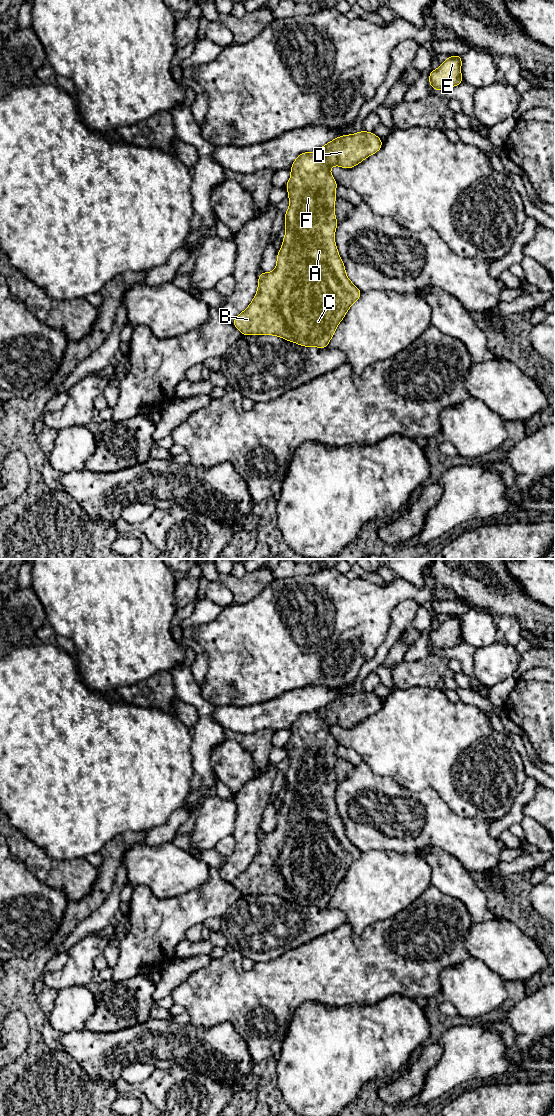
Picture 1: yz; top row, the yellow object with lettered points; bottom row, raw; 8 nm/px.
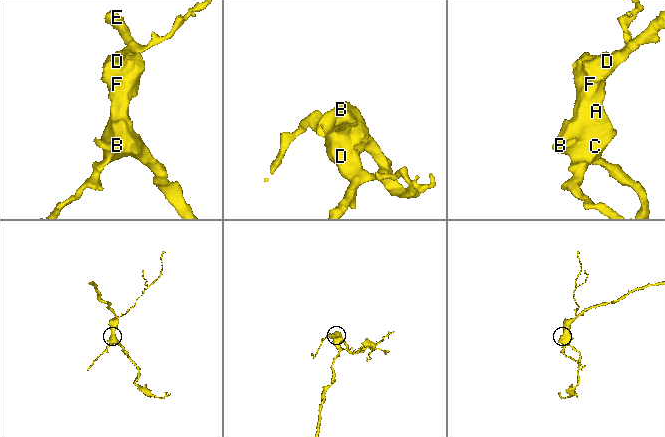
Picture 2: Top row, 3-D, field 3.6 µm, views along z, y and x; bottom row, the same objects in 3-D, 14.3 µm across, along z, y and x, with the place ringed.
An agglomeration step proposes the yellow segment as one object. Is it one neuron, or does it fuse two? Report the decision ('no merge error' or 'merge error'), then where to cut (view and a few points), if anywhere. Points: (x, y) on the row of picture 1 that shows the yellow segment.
no merge error; cut none

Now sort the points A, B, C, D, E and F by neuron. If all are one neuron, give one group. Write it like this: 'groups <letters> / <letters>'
groups A B C D E F

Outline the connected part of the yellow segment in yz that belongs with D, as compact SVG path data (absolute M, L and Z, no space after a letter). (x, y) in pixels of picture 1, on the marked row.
M361 131L352 135L344 135L339 136L336 139L330 141L325 146L319 148L316 150L315 153L308 153L304 152L301 153L294 163L292 164L290 170L291 170L291 178L285 185L285 187L288 189L288 197L290 200L290 206L288 210L285 213L285 228L286 228L286 234L284 236L283 245L280 249L280 251L277 253L277 265L273 272L271 273L265 273L260 272L259 274L259 280L258 280L258 290L257 294L253 298L252 302L248 306L248 308L241 312L231 323L234 325L243 336L251 335L251 334L266 334L266 335L276 335L279 337L284 338L287 341L295 342L301 346L305 347L311 347L315 346L318 348L327 348L329 341L331 340L338 324L342 321L344 316L346 315L348 309L350 306L357 301L361 295L362 292L348 279L345 272L345 266L341 259L341 257L338 254L336 243L334 240L335 230L338 225L336 221L336 216L334 212L334 204L335 200L337 198L335 194L335 190L338 186L336 183L336 180L332 177L330 173L330 167L333 165L338 165L342 168L350 169L355 167L358 163L362 162L364 159L369 157L370 155L378 152L382 148L382 138L379 138L375 136L372 132L366 132Z

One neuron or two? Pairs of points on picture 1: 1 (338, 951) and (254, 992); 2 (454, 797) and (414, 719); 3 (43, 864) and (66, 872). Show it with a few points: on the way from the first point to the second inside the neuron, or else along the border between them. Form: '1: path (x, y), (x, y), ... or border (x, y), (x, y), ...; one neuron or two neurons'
1: path (317, 971), (299, 975), (275, 988); one neuron
2: path (450, 778), (448, 758), (428, 738); one neuron
3: path (49, 870), (60, 872); one neuron

